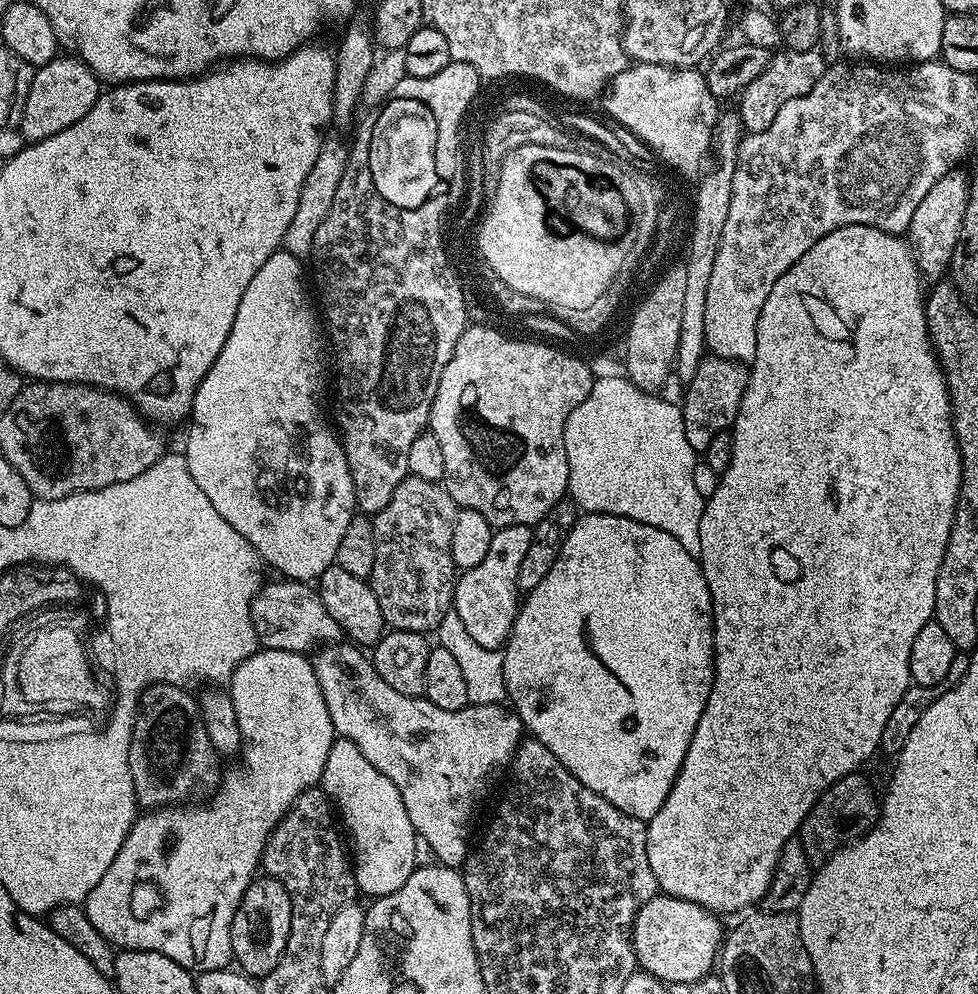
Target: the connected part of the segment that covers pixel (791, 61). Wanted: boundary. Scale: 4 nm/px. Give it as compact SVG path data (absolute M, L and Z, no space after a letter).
M818 50L810 52L777 51L769 59L766 70L762 70L762 74L758 74L758 78L754 78L754 82L750 82L750 86L746 86L743 92L739 93L738 115L744 124L745 133L766 130L766 126L770 126L770 122L774 122L778 110L782 110L782 106L786 106L786 102L790 102L790 98L802 98L806 94L810 94L810 90L814 90L818 78L822 78L825 67L825 60Z

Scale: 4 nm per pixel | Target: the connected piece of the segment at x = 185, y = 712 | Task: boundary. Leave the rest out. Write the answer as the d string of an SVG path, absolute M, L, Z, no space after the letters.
M149 684L138 698L140 713L132 721L128 765L141 809L155 810L191 801L196 791L211 793L222 779L221 757L214 742L210 742L197 697L188 692L178 684Z

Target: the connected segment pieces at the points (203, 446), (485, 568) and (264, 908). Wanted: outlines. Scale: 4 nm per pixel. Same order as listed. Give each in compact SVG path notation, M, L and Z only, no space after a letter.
M277 250L274 254L270 254L270 258L266 258L266 262L262 262L261 268L258 269L258 274L254 274L254 278L250 278L250 286L246 286L246 294L242 294L242 302L238 302L238 314L234 314L234 326L230 326L230 334L226 338L226 346L222 346L222 354L218 354L214 366L210 366L206 378L202 378L202 382L194 394L194 402L192 403L192 411L190 413L192 425L188 428L188 441L184 444L182 455L184 461L188 464L190 478L194 478L194 482L198 482L198 490L202 490L202 494L206 494L206 498L210 498L210 506L214 506L214 510L218 510L218 514L222 514L222 518L226 518L226 522L230 522L230 526L234 526L234 530L238 530L238 534L242 534L242 538L246 538L246 542L250 542L255 546L256 553L260 555L261 561L269 569L271 569L270 567L277 568L280 571L279 575L284 578L295 578L301 582L312 582L324 573L326 569L335 565L336 555L338 554L338 542L342 542L342 534L346 534L346 526L350 526L352 517L357 511L357 506L356 499L354 498L354 486L350 478L350 466L346 462L346 454L344 453L344 445L340 443L339 435L334 431L333 425L329 421L329 425L324 421L324 412L320 409L320 387L324 384L324 348L326 352L326 340L322 335L322 324L318 319L317 309L315 307L312 309L308 305L308 296L304 293L303 282L300 281L300 264L302 264L301 257L290 254L286 250Z
M527 524L495 529L490 550L486 550L486 558L482 558L478 566L463 569L459 573L456 592L452 595L454 610L478 646L500 650L508 643L518 611L518 569L522 566L522 558L526 558L526 550L530 550L532 534L533 529Z
M267 874L253 879L246 894L242 894L242 902L230 926L230 946L235 967L253 978L270 974L270 970L278 966L280 955L286 950L291 917L290 894L286 894L286 886Z

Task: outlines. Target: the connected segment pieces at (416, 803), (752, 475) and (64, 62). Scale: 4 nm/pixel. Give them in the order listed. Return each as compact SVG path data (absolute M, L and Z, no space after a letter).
M351 642L326 644L317 652L320 653L314 656L314 667L318 686L322 686L322 698L326 698L326 710L330 710L337 737L354 742L362 755L398 786L417 836L430 842L430 850L443 867L459 869L468 859L468 823L476 812L476 803L487 790L488 779L511 765L512 755L521 742L519 716L504 704L469 704L462 710L442 710L442 706L434 706L423 696L398 694L394 686L382 682L371 659Z
M855 224L855 225L854 225L854 226L842 226L842 227L841 227L841 228L839 228L839 229L838 229L838 230L834 230L834 231L833 231L833 232L831 232L831 233L830 233L830 234L826 234L826 235L825 235L825 236L824 236L824 237L822 237L822 239L820 239L820 240L819 240L819 241L818 241L818 242L814 242L814 246L810 246L810 250L806 250L806 254L802 254L802 258L798 258L798 262L794 262L794 266L790 266L790 270L786 270L786 274L782 274L782 278L778 278L778 282L774 282L774 290L770 290L770 298L766 298L766 306L762 306L762 314L761 314L761 315L760 315L760 317L759 317L759 318L758 318L758 330L757 330L757 331L756 331L756 353L755 353L755 354L754 354L754 358L753 358L753 359L752 359L752 361L750 361L750 371L749 371L749 373L748 373L748 385L747 385L747 386L746 386L746 394L745 394L745 395L744 395L744 397L743 397L743 398L742 398L742 406L741 406L741 407L740 407L740 409L739 409L739 410L738 410L738 414L737 414L737 415L736 415L736 420L735 420L735 421L734 421L734 422L733 422L733 424L732 424L732 427L731 427L731 429L730 429L730 431L731 431L731 434L732 434L732 457L731 457L731 458L730 458L730 466L729 466L729 467L728 467L728 469L727 469L727 470L725 470L725 471L724 471L724 472L723 472L723 473L722 473L722 475L721 475L721 476L720 476L720 485L719 485L719 486L718 486L718 490L714 490L714 494L713 494L713 495L712 495L712 496L710 496L710 497L707 497L707 499L705 499L705 501L704 501L704 509L703 509L703 510L702 510L702 526L698 526L698 538L699 538L699 539L700 539L700 555L699 555L699 557L698 557L698 559L699 559L699 561L700 561L700 568L701 568L701 569L702 569L702 571L703 571L703 572L704 572L704 577L705 577L705 578L706 578L706 586L707 586L707 587L708 587L708 589L709 589L709 590L710 590L710 598L711 598L711 599L712 599L712 689L711 689L711 690L710 690L710 698L706 698L706 710L702 710L702 718L698 718L698 726L697 726L697 727L696 727L696 729L695 729L695 730L694 730L694 738L690 738L690 750L686 750L686 758L685 758L685 759L684 759L684 761L683 761L683 762L682 762L682 766L681 766L681 767L680 767L680 769L679 769L679 770L678 770L678 774L677 774L677 775L676 775L676 777L675 777L675 778L674 778L674 786L670 786L670 794L666 794L666 802L662 802L662 810L658 810L658 814L654 814L654 818L653 818L653 819L652 819L652 820L650 820L650 821L647 821L647 826L648 826L648 833L647 833L647 834L646 834L646 854L647 854L647 855L648 855L648 857L649 857L649 858L650 858L650 870L654 870L654 878L655 878L655 879L656 879L656 883L657 883L657 885L658 885L658 888L659 888L659 891L660 891L660 892L661 892L661 893L663 893L663 895L665 895L665 896L677 896L677 897L678 897L678 898L682 898L682 899L683 899L683 900L689 900L689 901L690 901L690 902L694 902L694 903L695 903L695 904L697 904L697 905L698 905L698 906L702 906L702 907L703 907L703 908L708 908L708 909L709 909L709 910L710 910L710 911L711 911L711 912L714 912L714 913L717 913L717 914L725 914L725 913L724 913L724 912L740 912L740 911L741 911L741 912L740 912L740 913L743 913L743 912L744 912L744 911L745 911L745 910L748 910L748 909L751 909L751 908L752 908L752 907L753 907L753 906L756 906L756 905L759 905L759 904L760 904L760 903L761 903L761 901L763 901L763 898L764 898L764 895L765 895L765 894L766 894L766 890L767 890L767 889L768 889L768 887L769 887L769 886L770 886L770 882L771 882L771 881L772 881L772 875L773 875L773 874L774 874L774 870L775 870L775 869L776 869L776 867L777 867L777 866L778 866L778 858L779 858L779 857L780 857L780 855L781 855L781 854L782 854L782 846L786 846L786 842L790 842L790 841L791 841L791 840L793 840L793 838L794 838L794 837L795 837L795 836L796 836L796 835L797 835L797 833L799 833L799 830L800 830L800 827L801 827L801 826L802 826L802 822L803 822L803 821L804 821L804 819L805 819L805 818L806 818L806 814L810 814L810 810L811 810L811 809L812 809L812 807L813 807L813 806L814 806L814 802L818 802L818 798L819 798L819 797L820 797L820 795L821 795L821 794L822 794L822 793L824 793L824 791L825 791L825 790L827 790L827 788L828 788L828 787L830 787L830 785L832 785L832 784L833 784L833 783L834 783L834 782L838 782L838 781L839 781L839 780L841 780L841 779L842 779L842 777L843 777L843 776L849 776L849 775L850 775L850 773L852 773L852 772L854 772L854 771L857 771L857 770L860 770L860 769L863 769L863 767L862 767L862 766L863 766L863 764L864 764L864 763L866 763L866 762L867 762L867 760L868 760L868 759L870 759L870 758L871 758L871 756L872 756L872 755L874 755L874 754L875 754L875 755L877 755L877 752L878 752L878 749L879 749L879 747L880 747L880 739L881 739L881 738L882 738L882 730L886 730L886 721L887 721L887 720L888 720L888 719L890 719L890 713L892 713L892 711L894 711L894 706L898 706L898 705L899 705L899 704L900 704L900 703L902 703L902 701L903 701L903 700L905 700L905 698L904 698L904 695L905 695L905 694L906 694L906 690L907 690L907 689L908 689L908 688L909 688L909 686L910 686L910 685L911 685L911 684L912 684L912 675L911 675L911 674L910 674L910 646L914 646L914 638L918 638L918 630L922 630L922 626L926 626L926 625L927 625L927 624L929 624L929 623L930 623L930 621L931 621L931 620L932 620L932 619L933 619L933 616L934 616L934 586L938 586L938 570L939 570L939 569L940 569L940 567L941 567L941 566L942 566L942 558L943 558L943 557L944 557L944 555L945 555L945 554L946 554L946 546L947 546L947 545L948 545L948 543L949 543L949 542L950 542L950 530L951 530L951 529L952 529L952 523L953 523L953 522L954 522L954 514L955 514L955 513L956 513L956 503L957 503L957 502L958 502L958 494L959 494L959 493L960 493L960 483L961 483L961 482L962 482L962 462L961 462L961 461L960 461L960 447L958 447L958 445L957 445L957 444L956 444L956 435L955 435L955 434L954 434L954 426L953 426L953 425L952 425L952 403L951 403L951 402L950 402L950 394L949 394L949 393L948 393L948 387L947 387L947 386L946 386L946 378L945 378L945 377L944 377L944 371L942 371L942 369L941 369L941 368L940 368L940 360L939 360L939 359L938 359L938 357L936 357L936 352L935 352L935 351L934 351L934 350L933 350L933 349L932 349L932 339L931 339L931 338L929 338L929 337L928 337L928 319L927 319L927 318L926 318L926 314L925 314L925 313L924 313L924 301L925 301L925 299L926 299L926 284L925 284L925 288L924 288L924 284L923 284L923 283L924 283L924 284L925 284L925 281L924 281L924 280L923 280L923 279L922 279L922 277L921 277L921 275L920 275L920 267L919 267L919 266L917 266L917 265L916 265L916 260L915 260L915 259L914 259L914 257L912 257L912 249L911 249L911 247L910 247L910 245L909 245L909 243L908 243L908 241L907 241L907 239L904 239L904 238L901 238L901 237L900 237L900 236L899 236L899 235L897 235L897 233L894 233L894 232L887 232L887 231L886 231L886 230L878 230L878 229L877 229L877 228L875 228L875 227L874 227L874 226L862 226L862 225L861 225L861 224Z
M58 54L50 62L35 69L30 82L30 94L26 94L26 110L22 110L22 122L19 133L25 141L35 142L45 140L62 130L66 126L74 126L94 106L102 91L102 82L80 61L75 54Z

